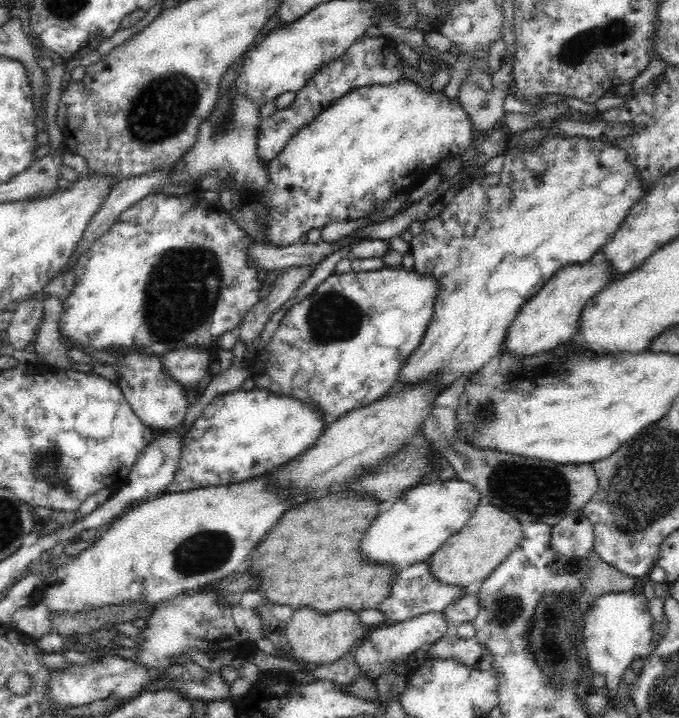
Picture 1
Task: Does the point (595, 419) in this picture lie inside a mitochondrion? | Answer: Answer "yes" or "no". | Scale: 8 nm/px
no

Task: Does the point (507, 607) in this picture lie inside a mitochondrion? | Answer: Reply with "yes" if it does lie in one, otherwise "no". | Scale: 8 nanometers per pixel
yes

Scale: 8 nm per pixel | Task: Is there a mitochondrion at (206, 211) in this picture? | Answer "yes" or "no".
no

